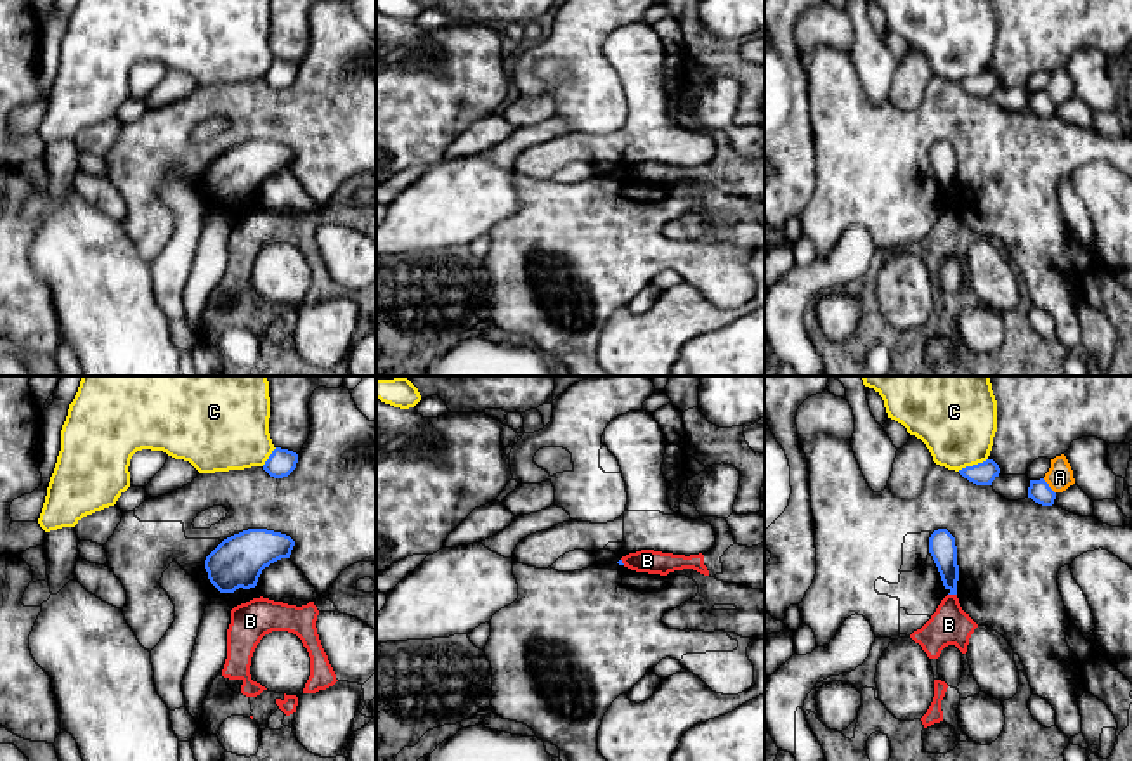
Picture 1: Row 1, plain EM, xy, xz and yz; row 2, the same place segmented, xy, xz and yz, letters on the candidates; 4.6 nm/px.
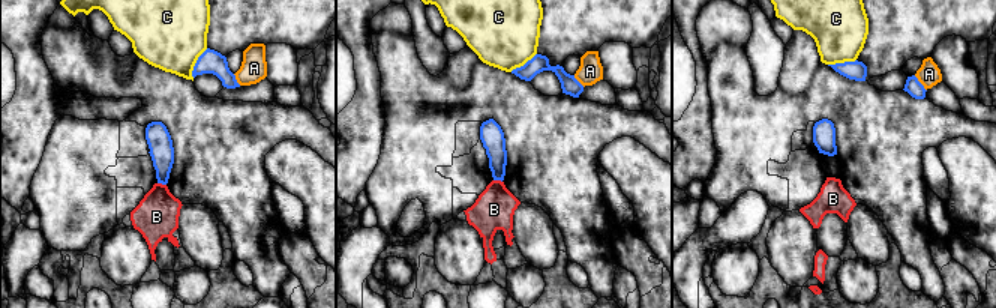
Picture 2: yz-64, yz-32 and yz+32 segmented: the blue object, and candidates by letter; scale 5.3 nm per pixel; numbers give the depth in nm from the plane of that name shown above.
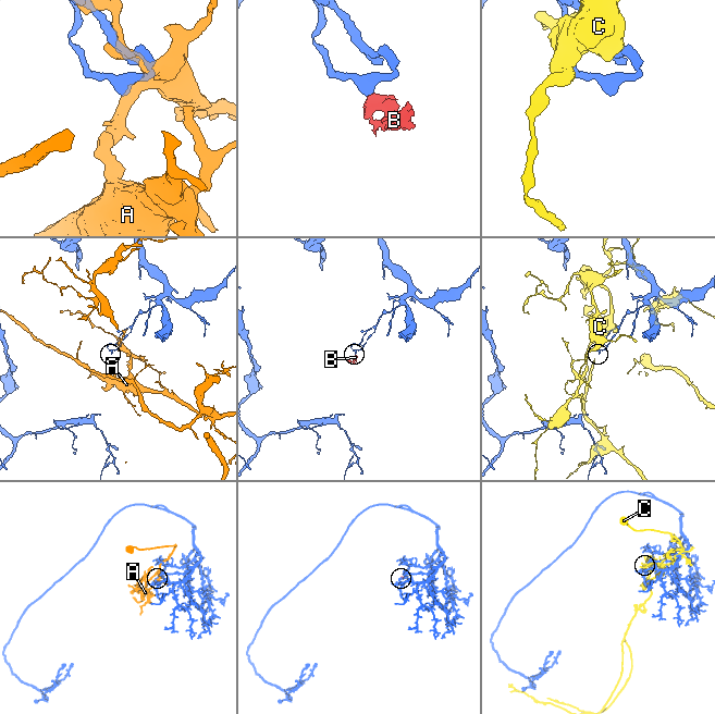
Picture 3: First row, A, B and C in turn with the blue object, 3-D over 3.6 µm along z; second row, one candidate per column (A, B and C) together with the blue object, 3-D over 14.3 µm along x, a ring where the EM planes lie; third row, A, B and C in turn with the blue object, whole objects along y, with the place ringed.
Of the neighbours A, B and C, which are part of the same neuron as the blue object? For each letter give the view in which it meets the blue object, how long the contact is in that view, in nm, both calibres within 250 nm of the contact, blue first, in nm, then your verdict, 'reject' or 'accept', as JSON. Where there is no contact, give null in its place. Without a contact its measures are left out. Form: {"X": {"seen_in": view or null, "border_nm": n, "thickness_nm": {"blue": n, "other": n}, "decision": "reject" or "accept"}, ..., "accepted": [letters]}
{"A": {"seen_in": "yz", "border_nm": 90, "thickness_nm": {"blue": 100, "other": 120}, "decision": "reject"}, "B": {"seen_in": "yz", "border_nm": 40, "thickness_nm": {"blue": 130, "other": 180}, "decision": "reject"}, "C": {"seen_in": "yz", "border_nm": 160, "thickness_nm": {"blue": 110, "other": 380}, "decision": "reject"}, "accepted": []}

